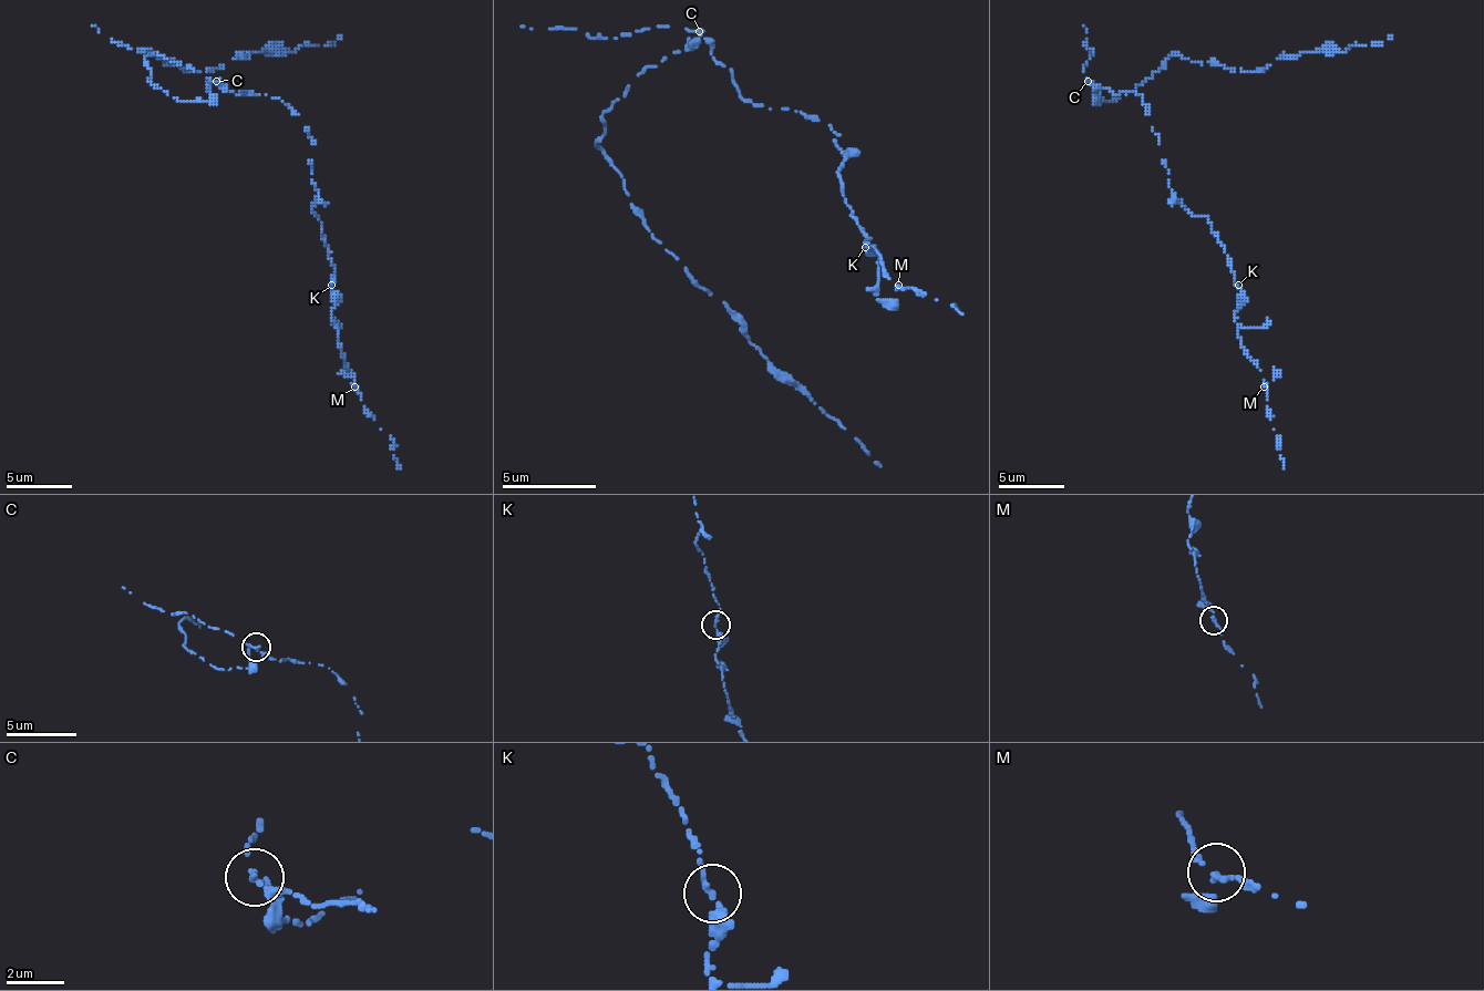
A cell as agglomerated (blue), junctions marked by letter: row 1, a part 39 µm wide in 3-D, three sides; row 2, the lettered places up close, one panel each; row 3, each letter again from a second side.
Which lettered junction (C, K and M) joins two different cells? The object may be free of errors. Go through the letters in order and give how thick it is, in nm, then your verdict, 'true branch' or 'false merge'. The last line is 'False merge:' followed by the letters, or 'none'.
C: 200 nm | false merge
K: 200 nm | true branch
M: 200 nm | true branch
False merge: C

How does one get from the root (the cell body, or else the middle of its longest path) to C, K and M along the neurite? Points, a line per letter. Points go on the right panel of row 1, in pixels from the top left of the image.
C: (1116, 94), (1086, 82)
K: (1116, 94), (1143, 94), (1168, 186), (1195, 216), (1212, 223), (1238, 285)
M: (1116, 94), (1143, 94), (1172, 193), (1212, 223), (1240, 291), (1235, 315), (1238, 338), (1260, 370), (1264, 386)

